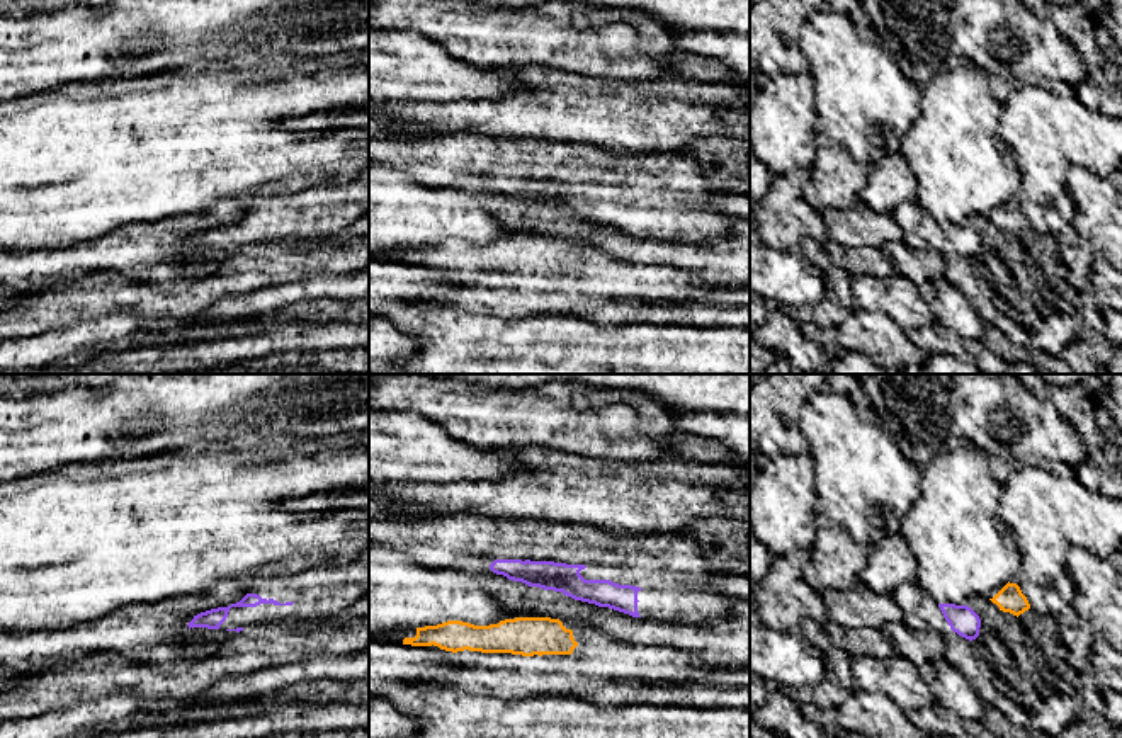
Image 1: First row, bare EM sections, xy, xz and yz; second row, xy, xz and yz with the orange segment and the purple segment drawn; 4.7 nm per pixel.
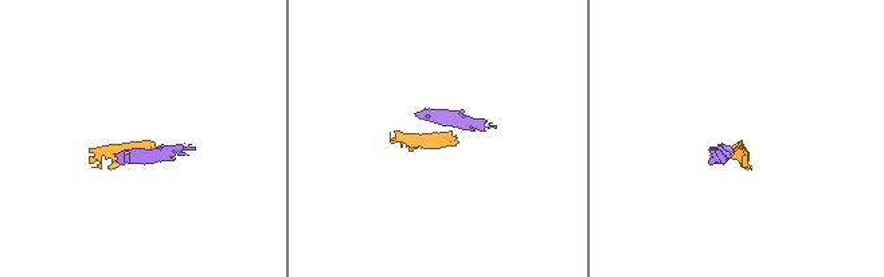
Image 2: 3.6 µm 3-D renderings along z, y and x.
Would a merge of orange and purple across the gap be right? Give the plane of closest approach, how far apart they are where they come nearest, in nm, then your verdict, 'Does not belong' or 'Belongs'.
Closest in yz. Distance 100 nm. Does not belong

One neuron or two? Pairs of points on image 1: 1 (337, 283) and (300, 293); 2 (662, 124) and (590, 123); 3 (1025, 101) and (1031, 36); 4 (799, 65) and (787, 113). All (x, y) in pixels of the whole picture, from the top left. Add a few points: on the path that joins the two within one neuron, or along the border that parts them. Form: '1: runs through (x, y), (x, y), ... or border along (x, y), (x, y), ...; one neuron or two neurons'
1: runs through (328, 286), (308, 288); one neuron
2: runs through (645, 121), (607, 123); one neuron
3: border along (1027, 82), (1019, 85); two neurons
4: border along (808, 70), (777, 73), (772, 79); two neurons

